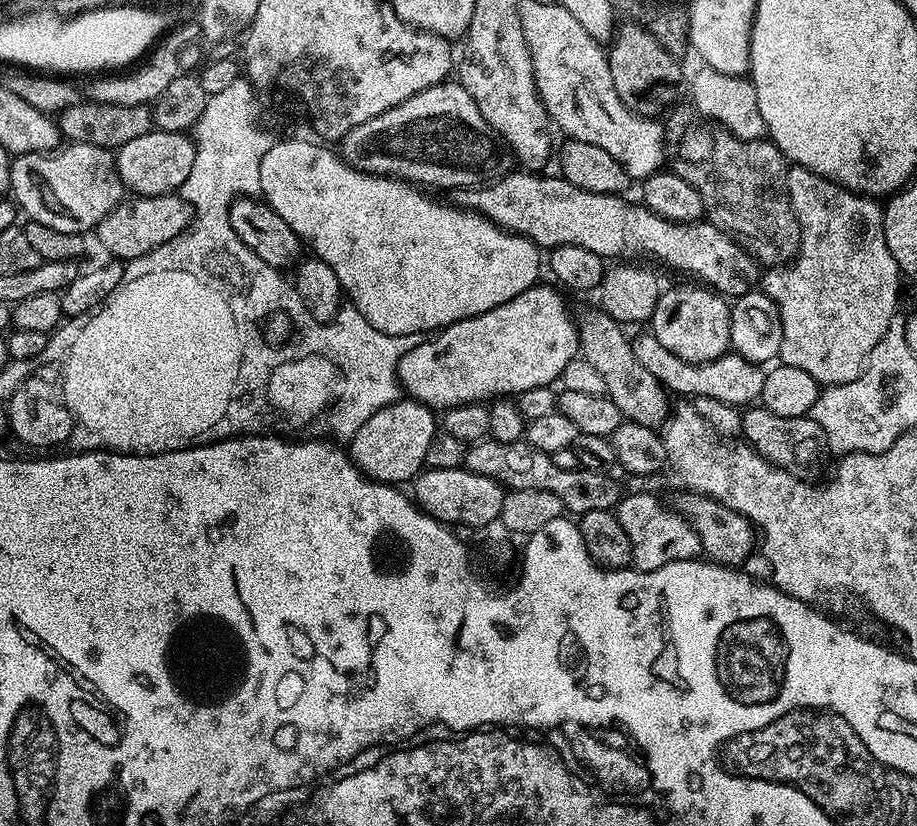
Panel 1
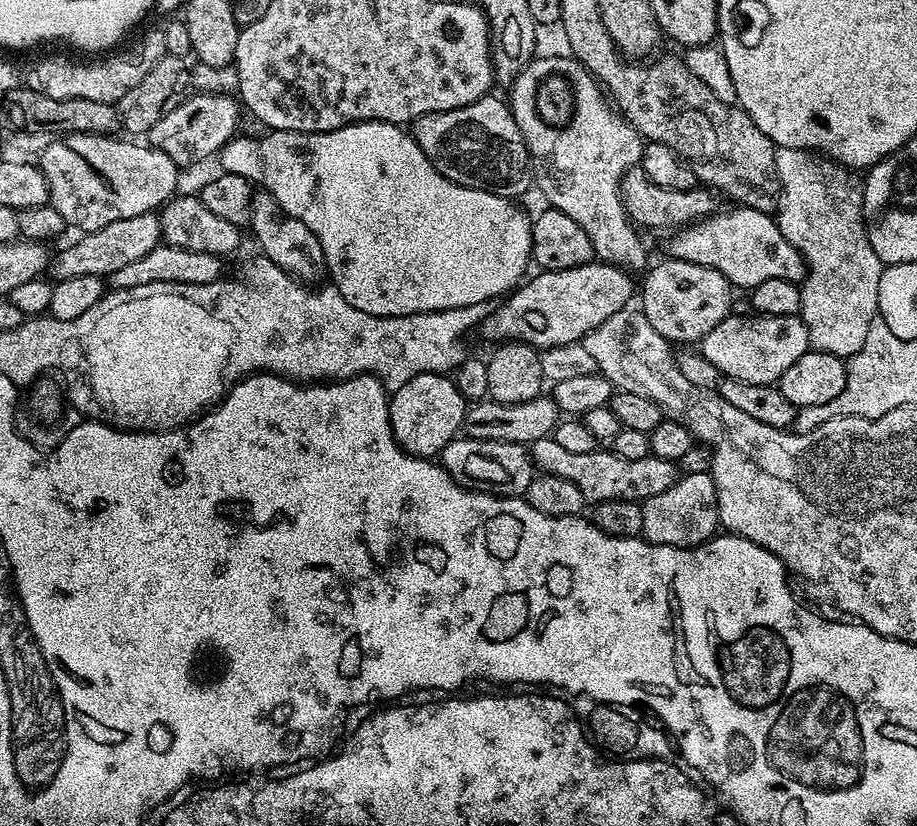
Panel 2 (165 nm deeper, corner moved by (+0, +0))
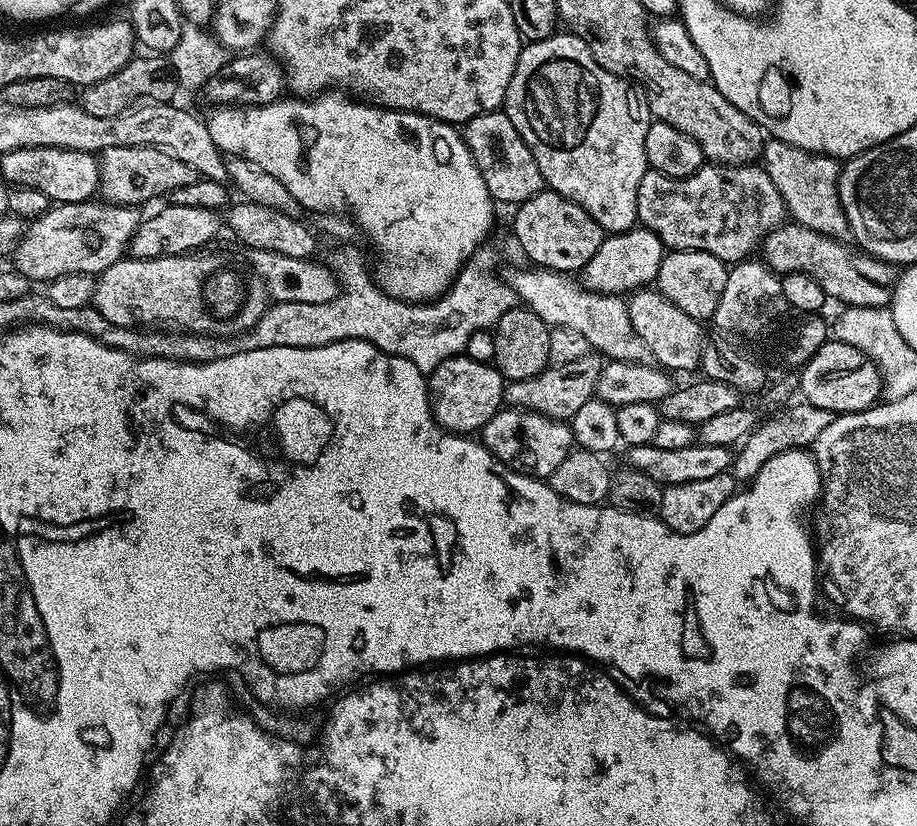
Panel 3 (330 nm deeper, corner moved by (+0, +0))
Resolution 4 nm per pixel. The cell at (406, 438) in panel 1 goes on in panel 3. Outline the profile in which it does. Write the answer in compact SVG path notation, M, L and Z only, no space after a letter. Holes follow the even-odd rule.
M463 354L454 356L451 360L439 364L427 377L427 406L431 409L431 416L436 423L446 431L457 434L476 434L483 429L486 422L490 422L490 418L494 418L496 412L501 411L505 383L503 374L491 363L474 362Z

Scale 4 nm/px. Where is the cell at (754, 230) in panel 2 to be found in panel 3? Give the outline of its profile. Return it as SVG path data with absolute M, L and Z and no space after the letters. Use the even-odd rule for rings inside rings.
M785 222L778 228L772 229L767 236L764 237L758 252L763 263L767 264L773 272L783 274L785 272L801 272L810 278L814 278L814 282L818 282L818 286L822 286L825 297L841 300L844 306L874 306L875 308L883 308L891 301L892 290L894 287L894 268L893 265L876 259L875 256L865 254L863 251L855 250L851 252L849 245L843 240L836 240L832 236L826 234L818 234L818 230L810 230L806 226L795 222Z

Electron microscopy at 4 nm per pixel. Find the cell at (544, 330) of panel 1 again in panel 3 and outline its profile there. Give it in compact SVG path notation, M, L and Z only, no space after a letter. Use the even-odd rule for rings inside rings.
M637 226L627 232L605 235L602 246L598 246L598 254L594 254L582 270L582 283L590 291L607 296L631 294L655 281L658 266L662 266L665 255L664 243L649 228Z

